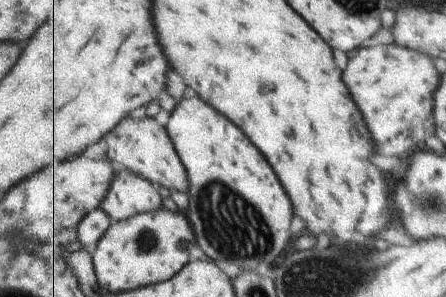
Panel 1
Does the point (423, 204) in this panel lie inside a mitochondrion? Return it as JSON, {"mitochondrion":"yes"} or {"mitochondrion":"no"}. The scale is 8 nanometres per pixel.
{"mitochondrion":"yes"}

